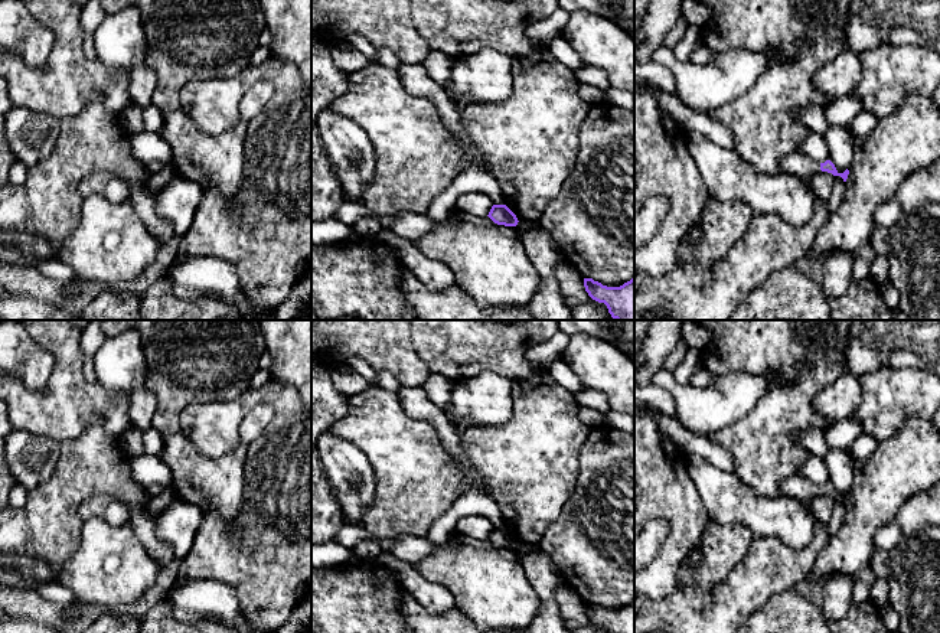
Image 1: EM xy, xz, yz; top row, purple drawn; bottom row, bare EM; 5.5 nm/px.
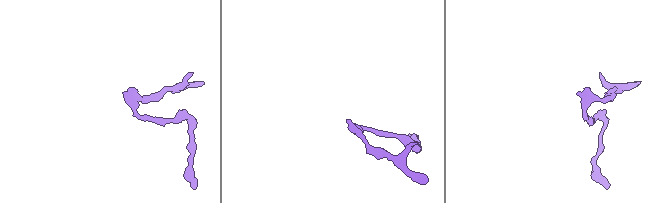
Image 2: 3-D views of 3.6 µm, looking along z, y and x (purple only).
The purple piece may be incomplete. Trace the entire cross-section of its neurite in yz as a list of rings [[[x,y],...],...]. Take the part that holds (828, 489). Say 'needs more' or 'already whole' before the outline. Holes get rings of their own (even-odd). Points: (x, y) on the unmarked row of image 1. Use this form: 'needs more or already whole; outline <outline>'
needs more; outline [[[800,474],[787,477],[780,483],[780,495],[786,495],[793,499],[810,500],[819,493],[832,496],[833,499],[841,499],[843,505],[846,505],[849,497],[848,492],[843,496],[839,496],[830,483],[819,487],[803,479]]]

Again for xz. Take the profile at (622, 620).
already whole; outline [[[584,601],[588,619],[604,626],[608,633],[634,633],[634,601],[620,610],[607,610],[593,601]]]

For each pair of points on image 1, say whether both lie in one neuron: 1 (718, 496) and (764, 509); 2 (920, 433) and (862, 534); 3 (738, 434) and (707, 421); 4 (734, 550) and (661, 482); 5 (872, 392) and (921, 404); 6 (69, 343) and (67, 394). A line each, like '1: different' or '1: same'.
1: same
2: same
3: different
4: different
5: same
6: same

